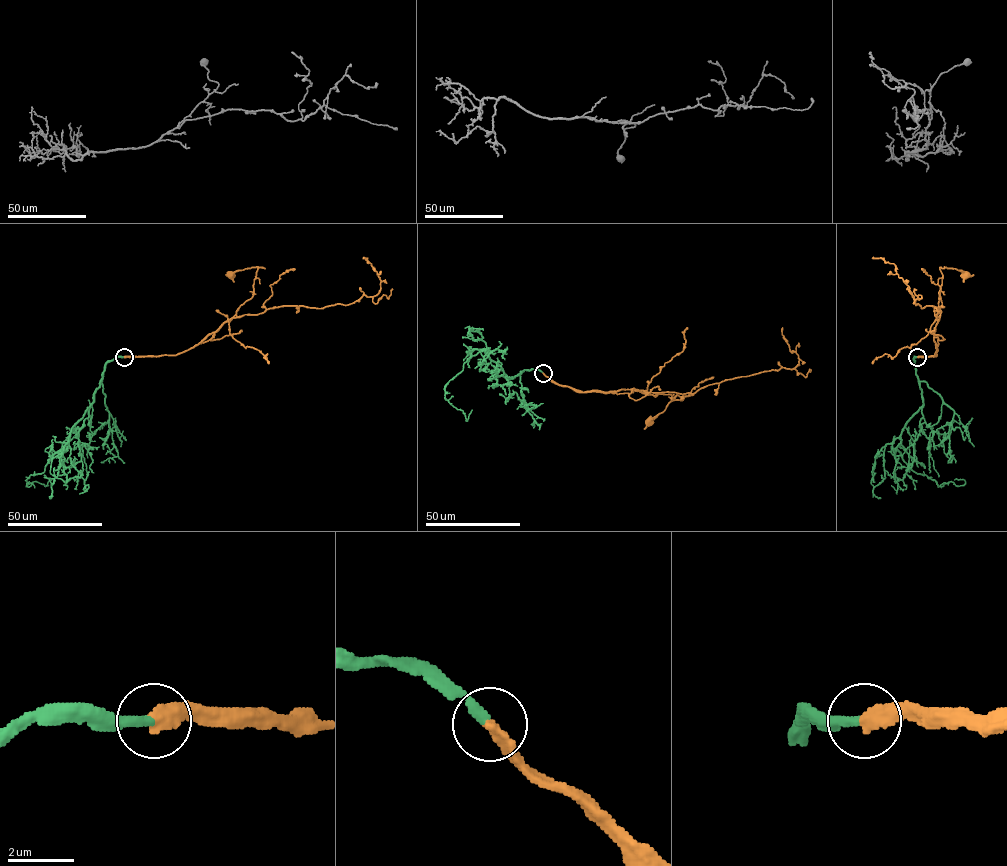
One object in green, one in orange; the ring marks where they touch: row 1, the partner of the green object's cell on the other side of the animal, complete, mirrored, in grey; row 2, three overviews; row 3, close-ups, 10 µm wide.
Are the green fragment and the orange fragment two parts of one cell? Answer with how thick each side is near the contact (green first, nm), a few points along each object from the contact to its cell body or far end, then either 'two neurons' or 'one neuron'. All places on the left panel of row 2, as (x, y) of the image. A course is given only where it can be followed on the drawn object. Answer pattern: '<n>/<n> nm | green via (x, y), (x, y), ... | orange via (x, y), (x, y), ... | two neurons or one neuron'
280/380 nm | green via (124, 357), (106, 363), (68, 446), (26, 486), (53, 480) | orange via (124, 357), (176, 355), (215, 332), (252, 297), (257, 269), (265, 268), (246, 268), (231, 275) | one neuron

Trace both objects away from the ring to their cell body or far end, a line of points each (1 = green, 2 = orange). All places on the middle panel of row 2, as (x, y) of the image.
1: (543, 373), (525, 370), (509, 378), (480, 351), (445, 388), (445, 398), (463, 411), (466, 421), (472, 409)
2: (543, 373), (557, 383), (579, 392), (638, 390), (646, 394), (683, 397), (671, 400), (650, 420)

